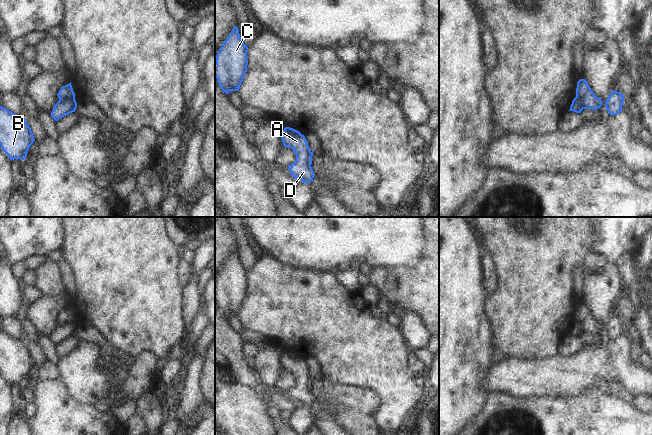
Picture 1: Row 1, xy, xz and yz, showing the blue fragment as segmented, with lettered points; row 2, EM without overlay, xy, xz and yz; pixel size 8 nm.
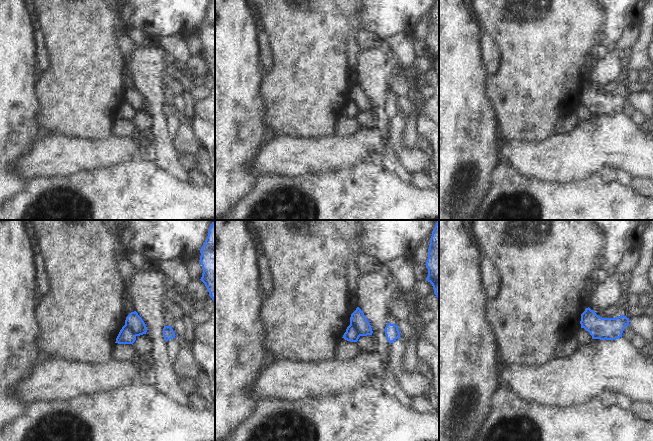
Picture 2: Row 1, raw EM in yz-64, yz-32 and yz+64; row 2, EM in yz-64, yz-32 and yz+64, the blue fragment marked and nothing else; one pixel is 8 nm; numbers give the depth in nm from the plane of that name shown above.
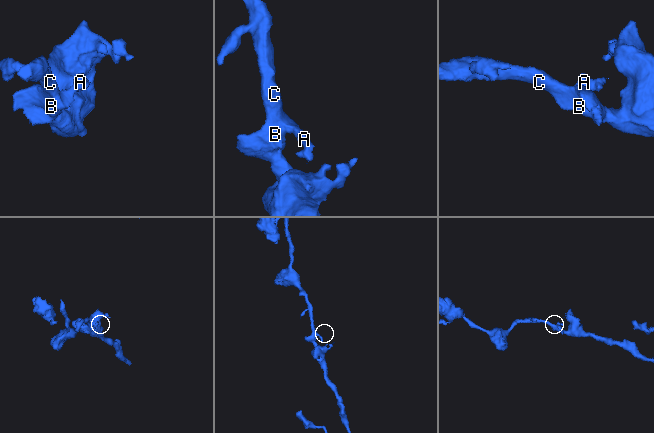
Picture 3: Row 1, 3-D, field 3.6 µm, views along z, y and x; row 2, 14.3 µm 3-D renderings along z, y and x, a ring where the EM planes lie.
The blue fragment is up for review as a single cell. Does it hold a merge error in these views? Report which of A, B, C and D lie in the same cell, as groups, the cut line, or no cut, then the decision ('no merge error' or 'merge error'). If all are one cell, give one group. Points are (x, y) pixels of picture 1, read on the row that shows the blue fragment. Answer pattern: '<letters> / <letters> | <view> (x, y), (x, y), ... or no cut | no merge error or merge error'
A D / B C | xy (74, 97), (68, 97), (59, 101) | merge error

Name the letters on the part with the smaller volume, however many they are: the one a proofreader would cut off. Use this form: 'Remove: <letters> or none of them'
Remove: A, D

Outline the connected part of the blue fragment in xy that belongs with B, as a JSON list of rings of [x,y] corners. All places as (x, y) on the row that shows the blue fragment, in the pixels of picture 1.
[[[0,106],[0,144],[10,160],[24,160],[34,141],[26,120]]]

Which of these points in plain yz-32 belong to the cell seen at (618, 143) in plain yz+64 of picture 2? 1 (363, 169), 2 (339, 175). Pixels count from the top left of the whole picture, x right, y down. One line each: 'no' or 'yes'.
1: no
2: no

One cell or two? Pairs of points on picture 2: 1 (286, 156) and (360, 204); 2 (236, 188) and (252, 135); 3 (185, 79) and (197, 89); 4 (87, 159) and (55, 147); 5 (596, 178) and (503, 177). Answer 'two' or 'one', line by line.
1: two
2: one
3: one
4: one
5: one

